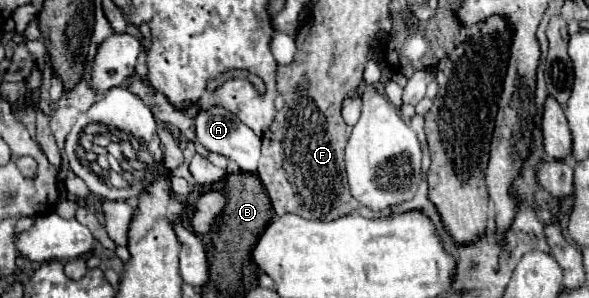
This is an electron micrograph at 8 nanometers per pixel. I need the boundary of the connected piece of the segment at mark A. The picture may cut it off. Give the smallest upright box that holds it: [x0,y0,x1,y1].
[196,106,260,172]

